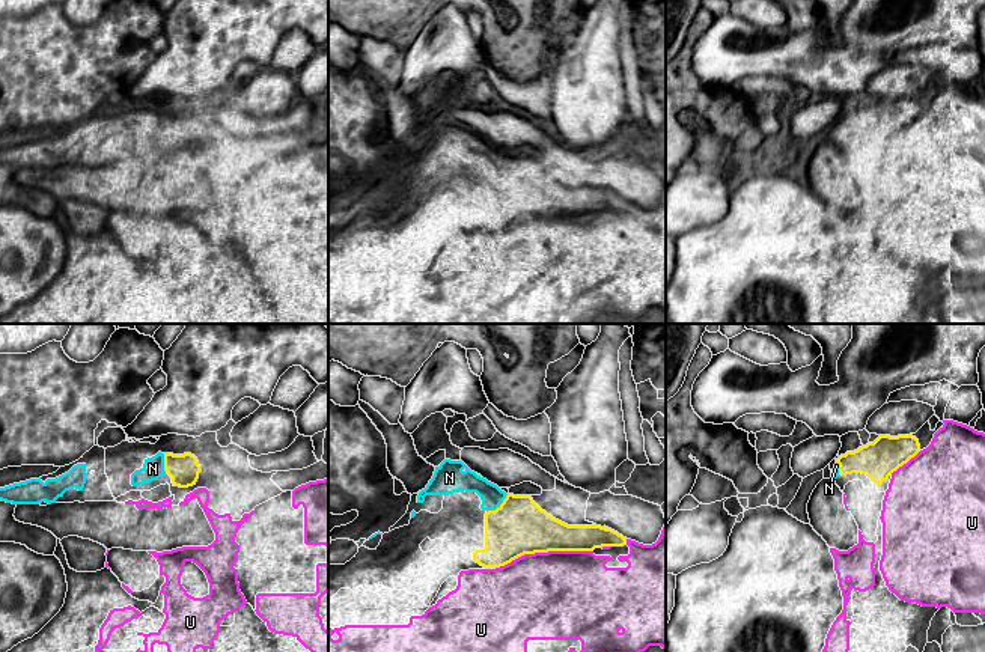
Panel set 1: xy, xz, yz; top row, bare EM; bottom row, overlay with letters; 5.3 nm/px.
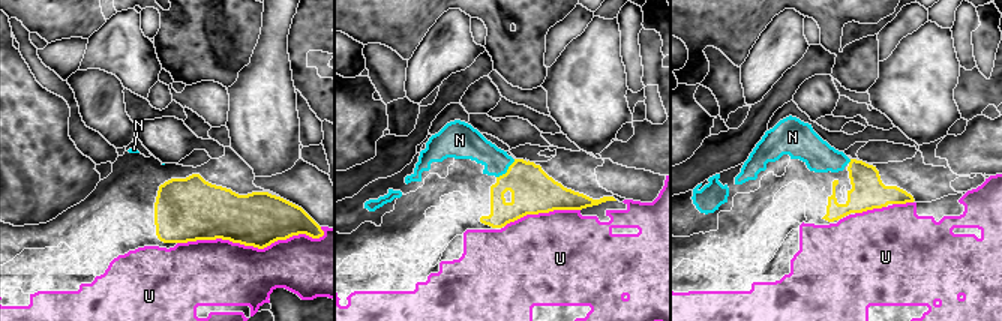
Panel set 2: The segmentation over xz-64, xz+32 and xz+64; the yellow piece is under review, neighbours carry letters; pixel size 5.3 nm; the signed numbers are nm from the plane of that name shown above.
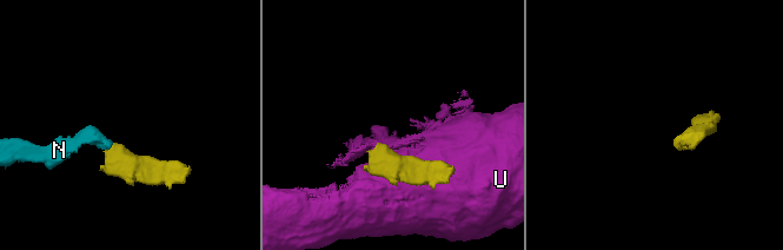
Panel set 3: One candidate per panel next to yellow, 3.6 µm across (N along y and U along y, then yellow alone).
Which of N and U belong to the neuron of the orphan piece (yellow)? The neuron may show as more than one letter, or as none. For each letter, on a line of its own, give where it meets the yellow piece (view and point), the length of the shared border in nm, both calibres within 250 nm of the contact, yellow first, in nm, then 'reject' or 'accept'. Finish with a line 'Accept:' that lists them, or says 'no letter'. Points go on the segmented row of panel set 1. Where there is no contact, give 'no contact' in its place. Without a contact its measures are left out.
N: contact xz (497, 508); length 160 nm; calibres 300 and 120 nm; accept
U: contact xz (544, 551); length 550 nm; calibres 300 and 480 nm; reject
Accept: N

